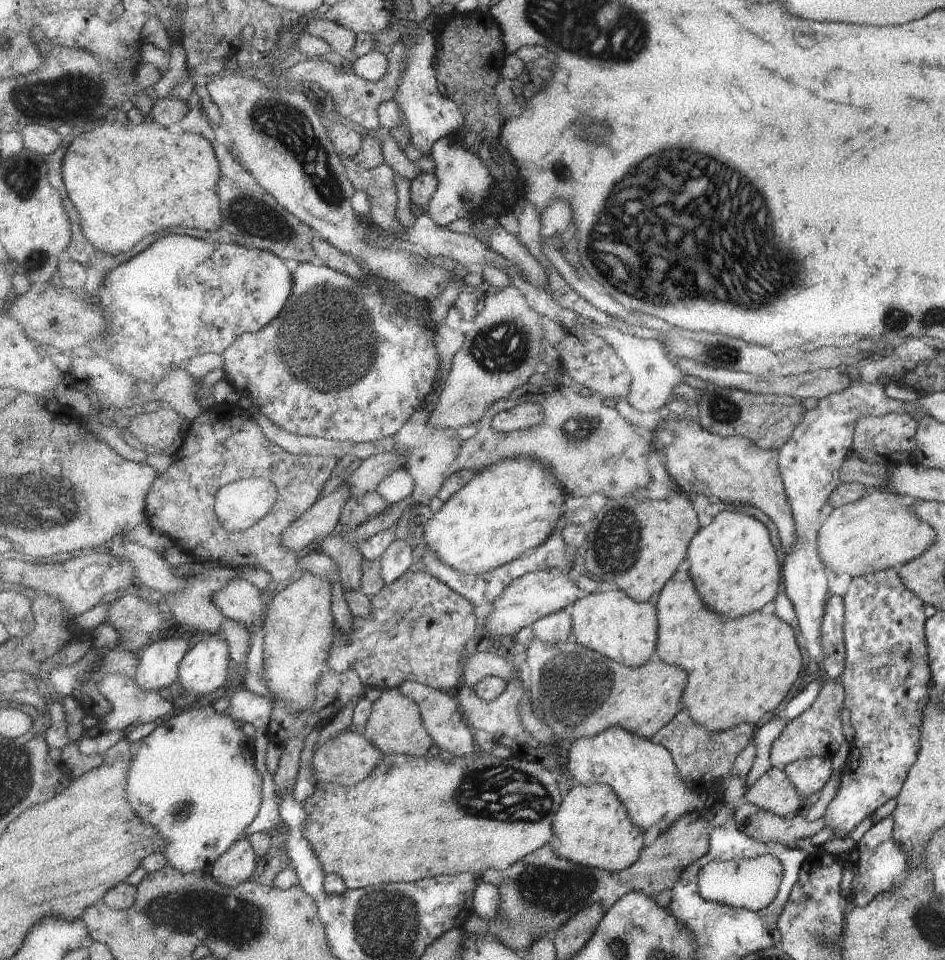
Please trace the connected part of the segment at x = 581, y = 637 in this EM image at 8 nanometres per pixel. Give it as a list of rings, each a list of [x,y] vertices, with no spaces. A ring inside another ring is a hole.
[[[622,589],[592,593],[573,605],[576,642],[608,658],[634,668],[646,666],[654,658],[660,642],[659,608],[650,602],[636,602]]]

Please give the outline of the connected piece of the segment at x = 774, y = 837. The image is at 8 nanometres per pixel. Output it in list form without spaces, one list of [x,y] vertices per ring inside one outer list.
[[[745,801],[734,812],[733,817],[742,834],[764,844],[774,842],[786,845],[800,838],[810,838],[826,826],[824,817],[814,822],[808,822],[798,815],[779,817]]]

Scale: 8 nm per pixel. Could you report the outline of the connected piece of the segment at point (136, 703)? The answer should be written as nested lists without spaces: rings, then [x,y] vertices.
[[[126,674],[104,675],[98,684],[99,691],[113,705],[110,716],[100,724],[86,731],[81,731],[78,743],[81,751],[88,756],[105,756],[111,748],[114,748],[123,738],[125,733],[148,722],[156,722],[164,716],[168,716],[176,706],[166,693],[146,692],[140,685],[126,676]]]

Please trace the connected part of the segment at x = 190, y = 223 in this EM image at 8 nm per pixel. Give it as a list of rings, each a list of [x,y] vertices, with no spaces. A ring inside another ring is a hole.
[[[110,120],[76,138],[64,162],[64,182],[80,208],[81,227],[102,252],[118,256],[136,248],[146,236],[174,226],[208,232],[222,230],[221,162],[205,136],[172,133],[154,120],[140,126]]]

